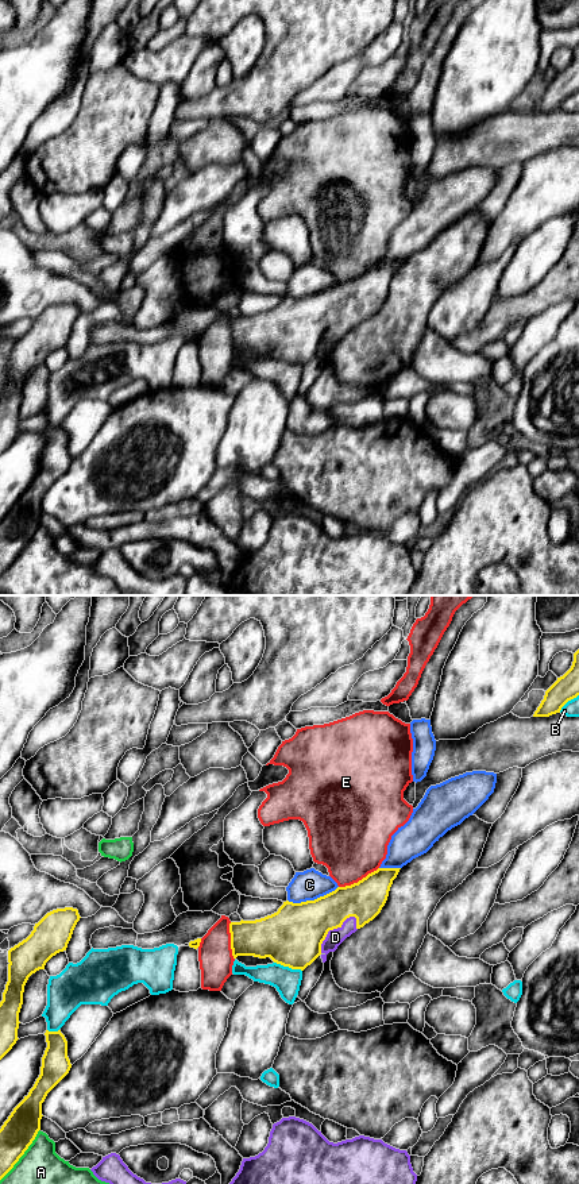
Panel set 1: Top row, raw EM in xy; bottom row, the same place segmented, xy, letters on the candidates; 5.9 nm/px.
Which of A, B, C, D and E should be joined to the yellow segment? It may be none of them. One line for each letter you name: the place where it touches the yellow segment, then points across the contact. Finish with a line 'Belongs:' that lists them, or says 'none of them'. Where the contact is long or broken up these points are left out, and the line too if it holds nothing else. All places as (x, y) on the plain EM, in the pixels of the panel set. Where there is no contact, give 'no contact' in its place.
D: meets yellow in xy at (331, 324); runs through xy (292, 332), (307, 324), (331, 324), (335, 332)
Belongs: D

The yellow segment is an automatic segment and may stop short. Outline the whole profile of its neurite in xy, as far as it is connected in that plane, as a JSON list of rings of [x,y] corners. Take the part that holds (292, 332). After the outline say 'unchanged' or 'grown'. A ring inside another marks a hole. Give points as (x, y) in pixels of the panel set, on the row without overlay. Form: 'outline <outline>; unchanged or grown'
outline [[[378,263],[358,278],[337,282],[335,286],[314,296],[301,298],[286,296],[277,308],[265,313],[231,317],[229,328],[233,354],[238,351],[270,352],[277,359],[301,366],[310,360],[319,351],[323,354],[323,358],[325,358],[329,347],[335,347],[347,332],[373,316],[381,308],[387,296],[393,275],[397,273],[399,265],[401,263]]]; grown

